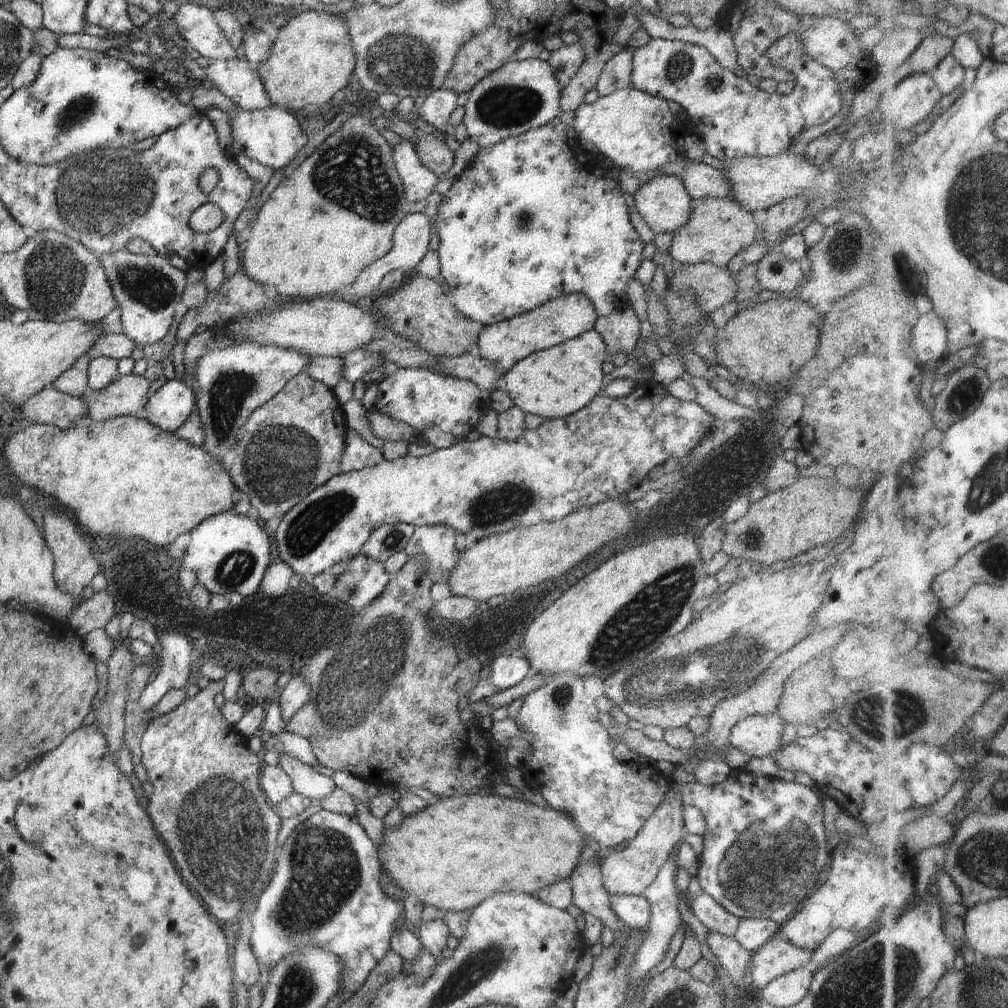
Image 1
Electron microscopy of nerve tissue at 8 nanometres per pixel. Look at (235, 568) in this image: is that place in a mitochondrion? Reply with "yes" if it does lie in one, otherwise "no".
yes

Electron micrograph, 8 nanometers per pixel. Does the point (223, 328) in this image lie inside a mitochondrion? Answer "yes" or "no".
no

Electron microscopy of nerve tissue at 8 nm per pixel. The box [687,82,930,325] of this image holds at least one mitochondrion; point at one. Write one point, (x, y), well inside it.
(843, 253)

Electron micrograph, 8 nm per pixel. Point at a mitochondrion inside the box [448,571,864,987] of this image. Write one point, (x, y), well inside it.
(772, 861)

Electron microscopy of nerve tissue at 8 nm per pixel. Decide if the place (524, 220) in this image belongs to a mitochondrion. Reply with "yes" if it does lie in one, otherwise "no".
yes

